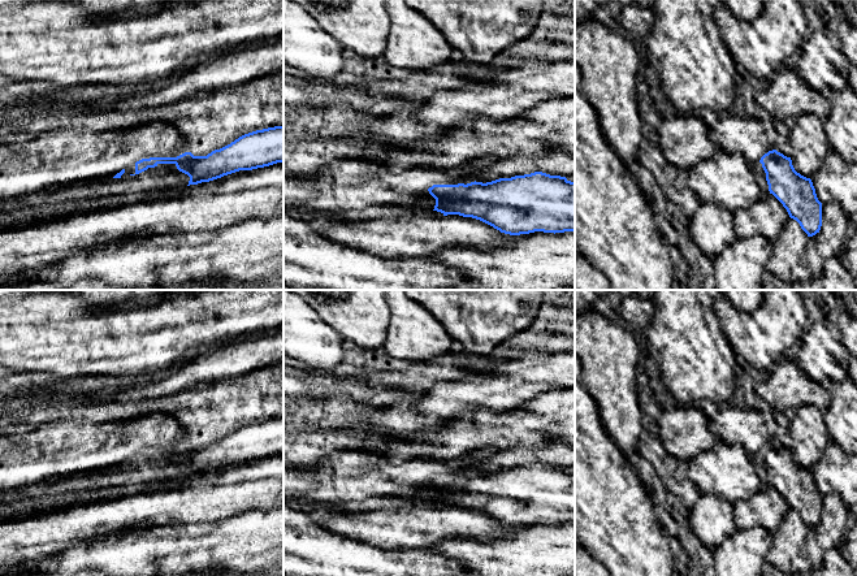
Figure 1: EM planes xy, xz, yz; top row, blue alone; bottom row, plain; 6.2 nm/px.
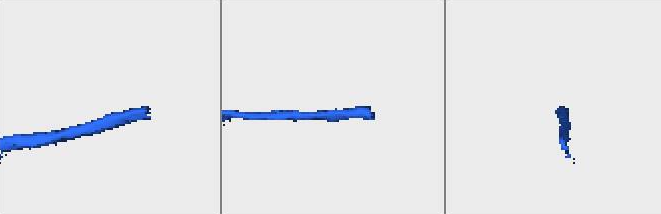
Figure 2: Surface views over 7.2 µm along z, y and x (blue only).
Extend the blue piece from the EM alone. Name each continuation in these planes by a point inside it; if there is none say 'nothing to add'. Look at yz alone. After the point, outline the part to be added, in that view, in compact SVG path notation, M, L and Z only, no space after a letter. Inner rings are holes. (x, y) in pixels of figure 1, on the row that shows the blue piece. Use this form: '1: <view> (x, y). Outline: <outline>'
nothing to add

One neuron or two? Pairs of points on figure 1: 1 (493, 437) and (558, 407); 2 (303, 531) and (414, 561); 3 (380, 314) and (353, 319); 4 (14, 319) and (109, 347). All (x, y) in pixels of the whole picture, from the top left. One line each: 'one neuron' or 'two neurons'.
1: one neuron
2: one neuron
3: one neuron
4: one neuron

